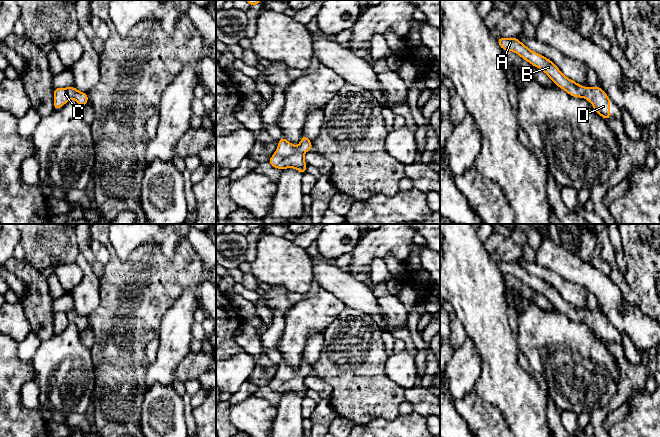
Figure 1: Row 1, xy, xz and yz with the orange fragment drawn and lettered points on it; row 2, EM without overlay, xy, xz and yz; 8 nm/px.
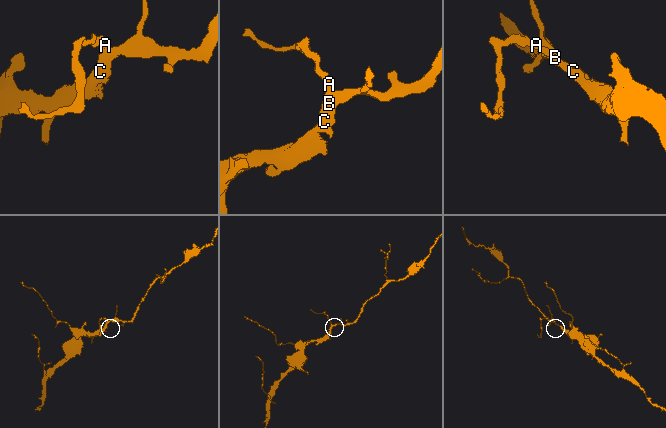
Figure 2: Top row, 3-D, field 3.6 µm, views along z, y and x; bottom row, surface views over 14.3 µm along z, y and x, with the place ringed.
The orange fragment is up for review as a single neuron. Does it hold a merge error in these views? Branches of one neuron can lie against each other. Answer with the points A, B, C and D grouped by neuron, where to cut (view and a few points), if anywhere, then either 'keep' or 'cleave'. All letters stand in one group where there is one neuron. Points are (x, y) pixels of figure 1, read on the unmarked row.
groups A B C D; cut none; keep

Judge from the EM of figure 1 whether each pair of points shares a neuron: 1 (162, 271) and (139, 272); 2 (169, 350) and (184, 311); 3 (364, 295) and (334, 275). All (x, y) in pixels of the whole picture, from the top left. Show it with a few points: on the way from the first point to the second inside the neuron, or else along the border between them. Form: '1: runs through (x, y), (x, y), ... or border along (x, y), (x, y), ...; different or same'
1: runs through (156, 272), (145, 272); same
2: runs through (175, 340), (177, 321); same
3: runs through (357, 295), (341, 282); same

